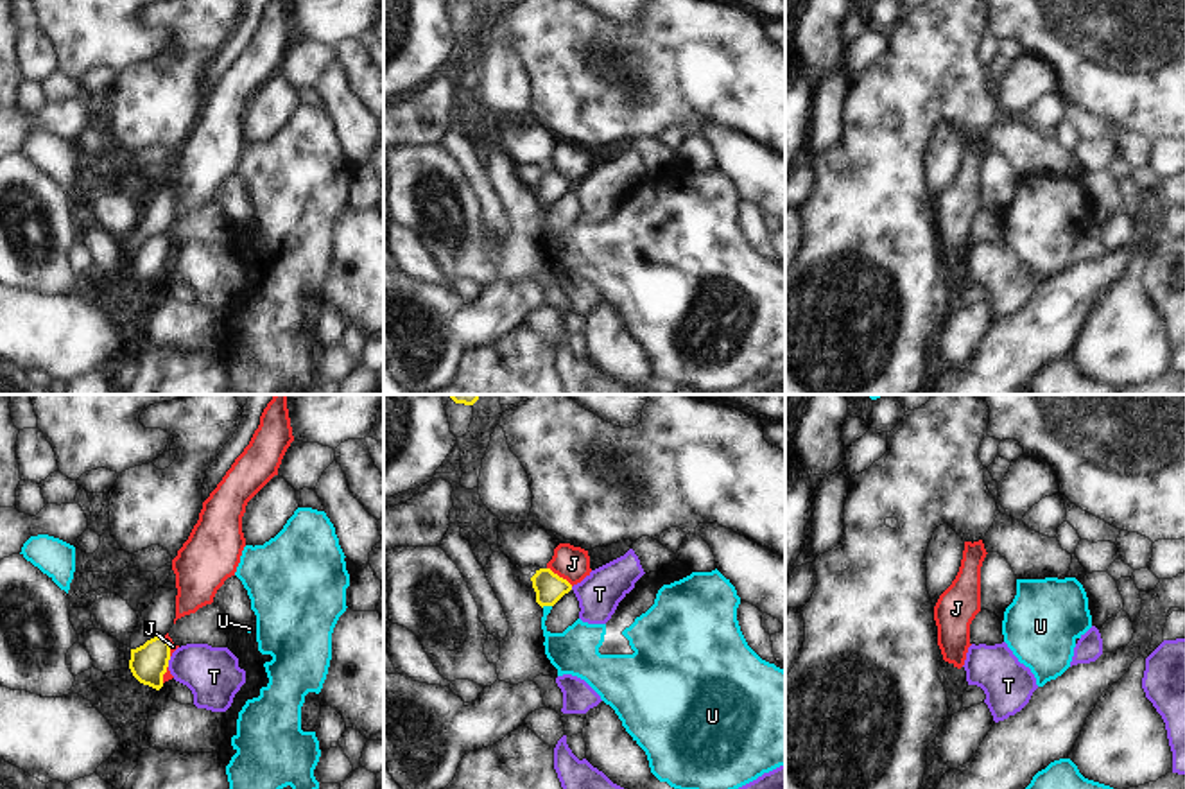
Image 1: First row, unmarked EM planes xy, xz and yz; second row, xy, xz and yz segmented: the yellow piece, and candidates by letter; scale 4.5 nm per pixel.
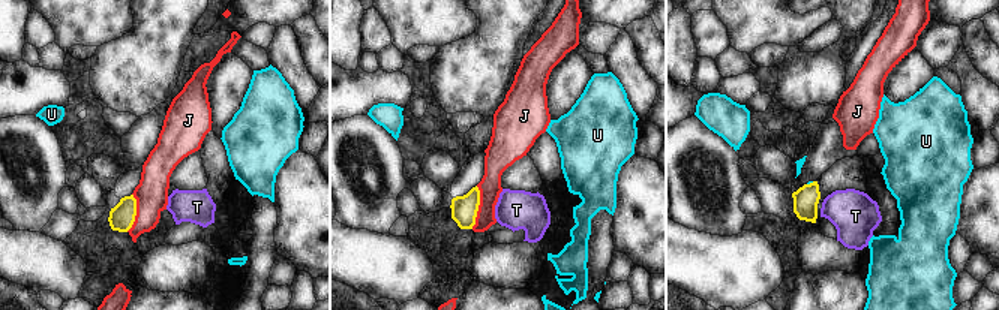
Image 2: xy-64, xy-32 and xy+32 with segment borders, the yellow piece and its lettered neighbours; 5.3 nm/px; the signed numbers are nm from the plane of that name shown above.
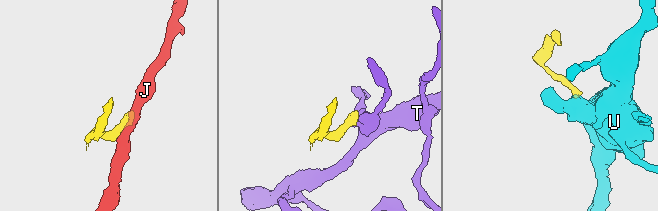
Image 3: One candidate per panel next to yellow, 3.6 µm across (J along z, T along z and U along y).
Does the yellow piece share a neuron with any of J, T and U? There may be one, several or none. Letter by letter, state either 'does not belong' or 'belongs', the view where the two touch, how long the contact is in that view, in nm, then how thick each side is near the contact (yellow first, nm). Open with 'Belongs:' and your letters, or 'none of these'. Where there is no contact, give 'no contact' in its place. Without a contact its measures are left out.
Belongs: none of these
J: does not belong; contact in xz; length 150 nm; calibres 140 and 160 nm
T: does not belong; contact in xy; length 50 nm; calibres 170 and 240 nm
U: does not belong; contact in xz; length 50 nm; calibres 140 and 200 nm

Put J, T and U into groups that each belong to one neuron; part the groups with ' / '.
J / T / U

